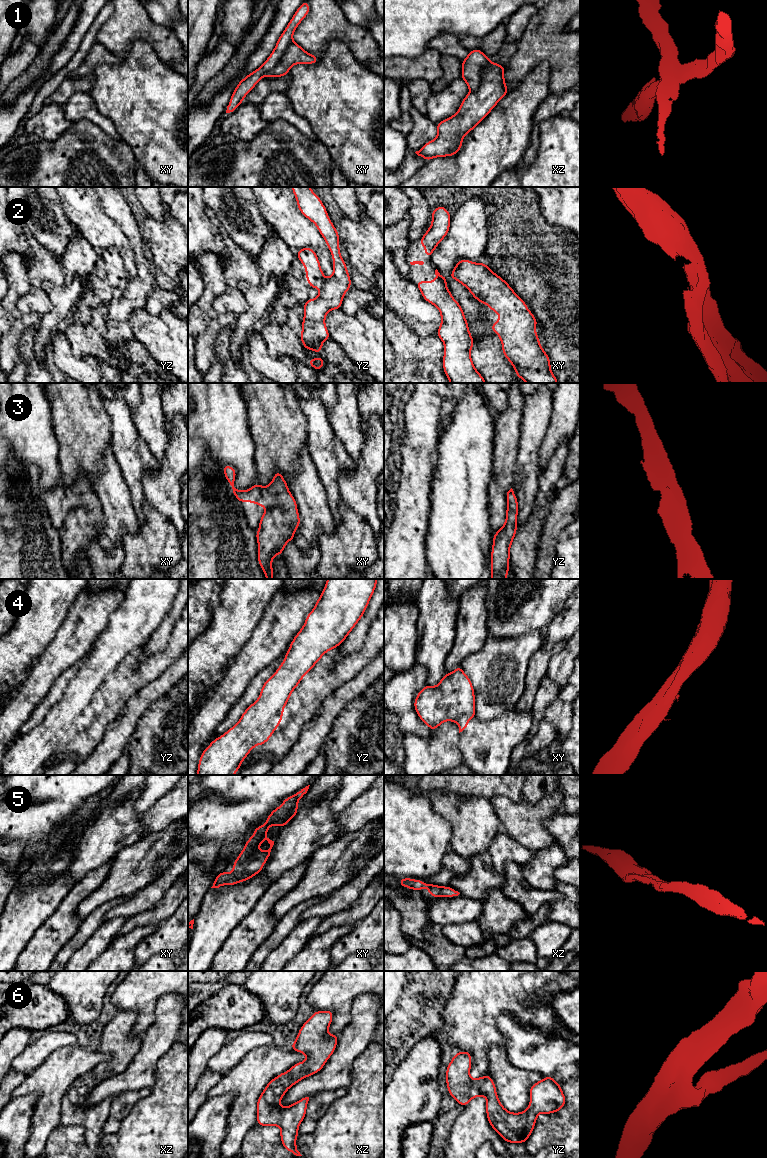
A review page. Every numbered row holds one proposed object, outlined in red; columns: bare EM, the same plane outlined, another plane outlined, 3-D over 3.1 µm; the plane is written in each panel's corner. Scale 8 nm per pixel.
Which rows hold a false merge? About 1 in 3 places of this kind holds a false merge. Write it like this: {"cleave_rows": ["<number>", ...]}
{"cleave_rows": ["1", "2", "4"]}

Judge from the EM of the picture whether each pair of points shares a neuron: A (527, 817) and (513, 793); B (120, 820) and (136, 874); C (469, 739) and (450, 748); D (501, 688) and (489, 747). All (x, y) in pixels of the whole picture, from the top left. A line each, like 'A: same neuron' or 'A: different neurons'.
A: different neurons
B: different neurons
C: different neurons
D: different neurons

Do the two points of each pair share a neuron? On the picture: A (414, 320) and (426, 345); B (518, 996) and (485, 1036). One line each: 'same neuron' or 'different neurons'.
A: different neurons
B: same neuron

